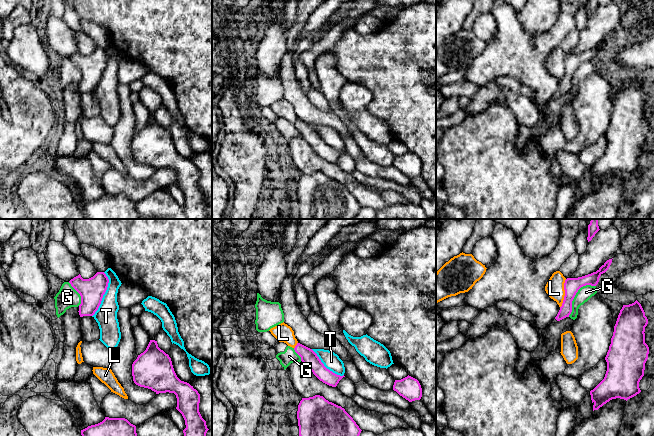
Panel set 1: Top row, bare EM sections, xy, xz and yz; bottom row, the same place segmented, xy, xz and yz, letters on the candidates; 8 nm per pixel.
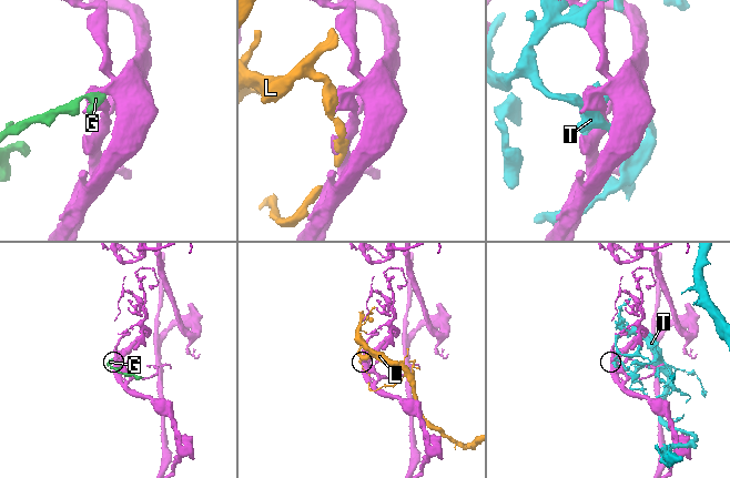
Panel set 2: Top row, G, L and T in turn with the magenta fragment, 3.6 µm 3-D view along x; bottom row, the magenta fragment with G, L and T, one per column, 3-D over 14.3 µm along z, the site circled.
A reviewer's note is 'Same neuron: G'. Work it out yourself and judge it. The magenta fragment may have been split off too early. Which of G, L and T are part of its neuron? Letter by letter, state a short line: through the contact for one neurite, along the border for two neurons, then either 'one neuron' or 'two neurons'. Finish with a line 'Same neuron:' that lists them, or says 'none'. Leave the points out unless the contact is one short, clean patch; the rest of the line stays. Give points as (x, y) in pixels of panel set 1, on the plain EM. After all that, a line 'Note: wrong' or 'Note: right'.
G: line yz (595, 61), (583, 61), (578, 66), (568, 92); two neurons
L: two neurons
T: two neurons
Same neuron: none
Note: wrong

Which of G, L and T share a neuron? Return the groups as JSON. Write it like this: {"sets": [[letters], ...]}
{"sets": [["G"], ["L"], ["T"]]}

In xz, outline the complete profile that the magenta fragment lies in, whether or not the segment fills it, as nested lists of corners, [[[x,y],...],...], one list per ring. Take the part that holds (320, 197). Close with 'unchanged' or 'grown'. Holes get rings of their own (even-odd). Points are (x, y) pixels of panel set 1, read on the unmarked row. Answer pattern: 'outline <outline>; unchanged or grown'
outline [[[320,171],[302,174],[297,195],[300,219],[355,219],[362,207],[344,184]]]; unchanged

